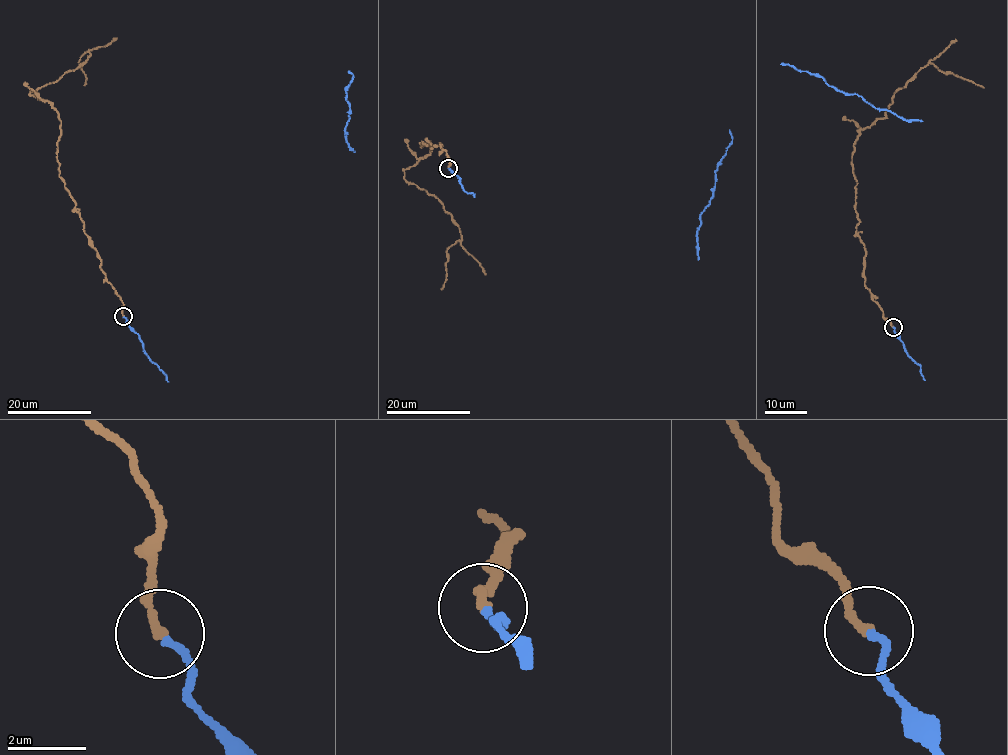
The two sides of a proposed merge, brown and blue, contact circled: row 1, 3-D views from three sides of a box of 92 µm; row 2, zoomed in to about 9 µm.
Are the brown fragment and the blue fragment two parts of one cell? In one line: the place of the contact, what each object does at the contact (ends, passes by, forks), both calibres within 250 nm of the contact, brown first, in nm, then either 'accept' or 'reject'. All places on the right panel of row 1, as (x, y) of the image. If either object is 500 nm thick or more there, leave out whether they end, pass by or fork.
(893, 327) | brown ends | blue ends | 240/170 nm | accept

